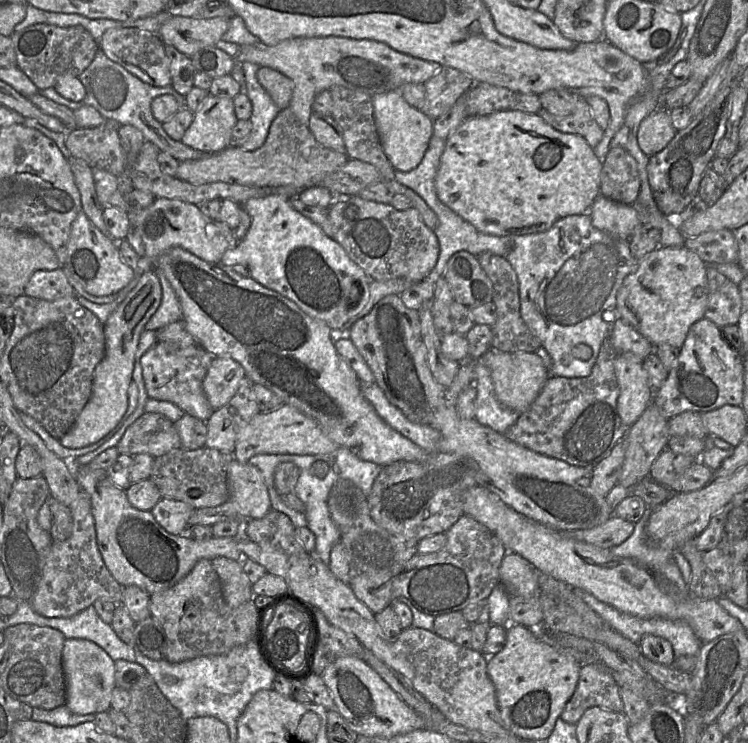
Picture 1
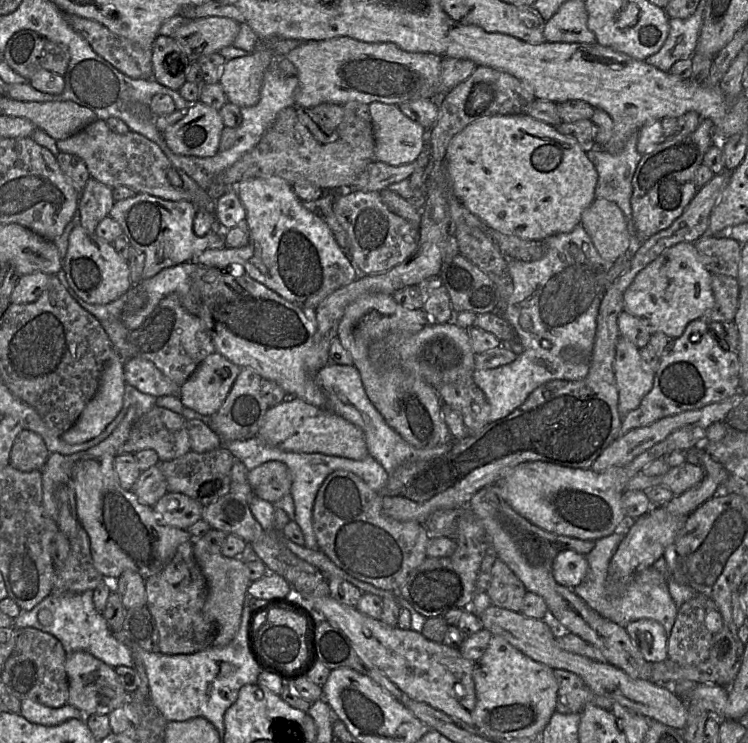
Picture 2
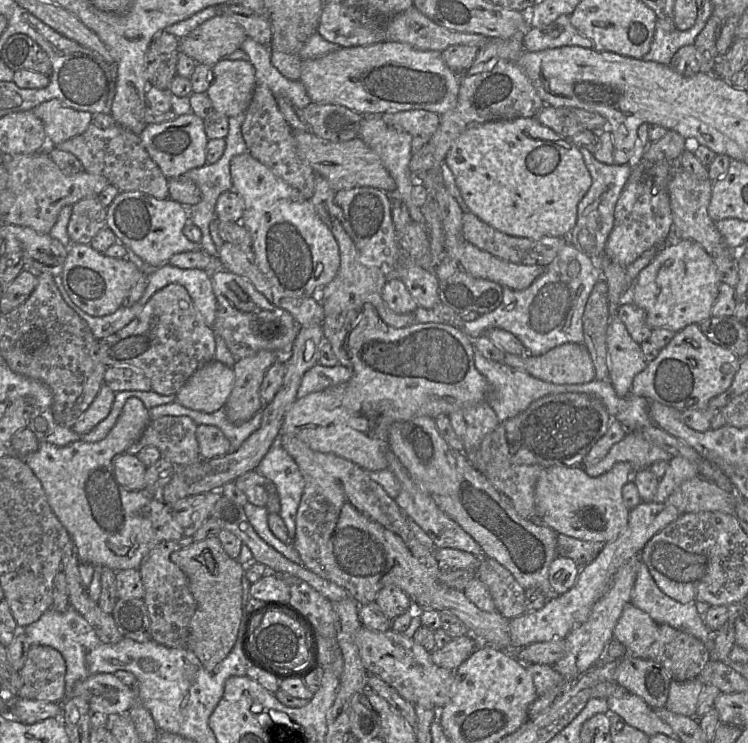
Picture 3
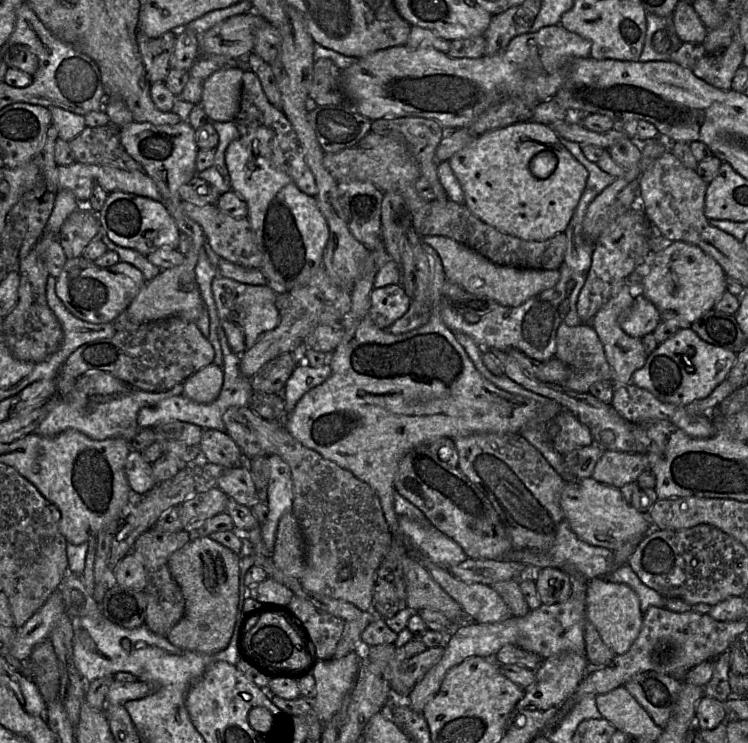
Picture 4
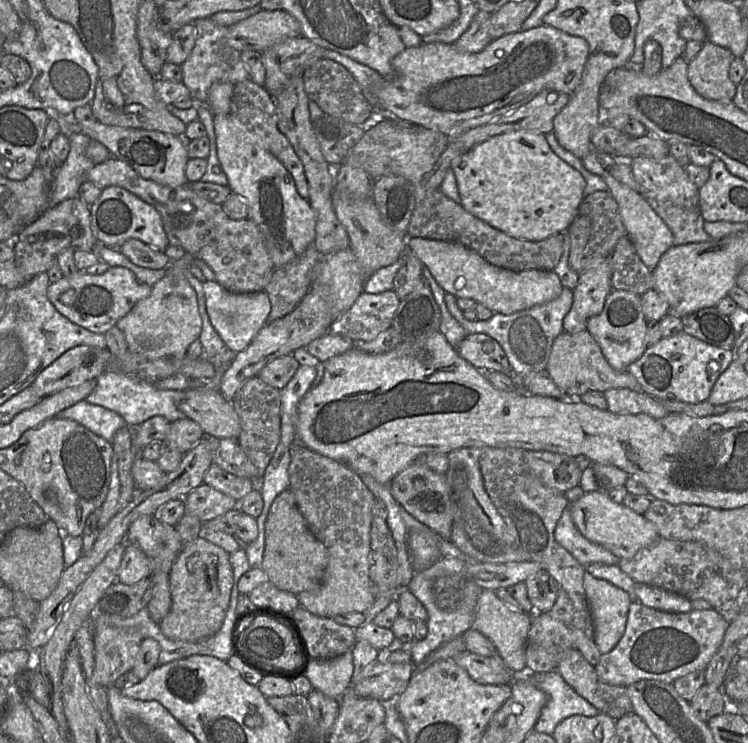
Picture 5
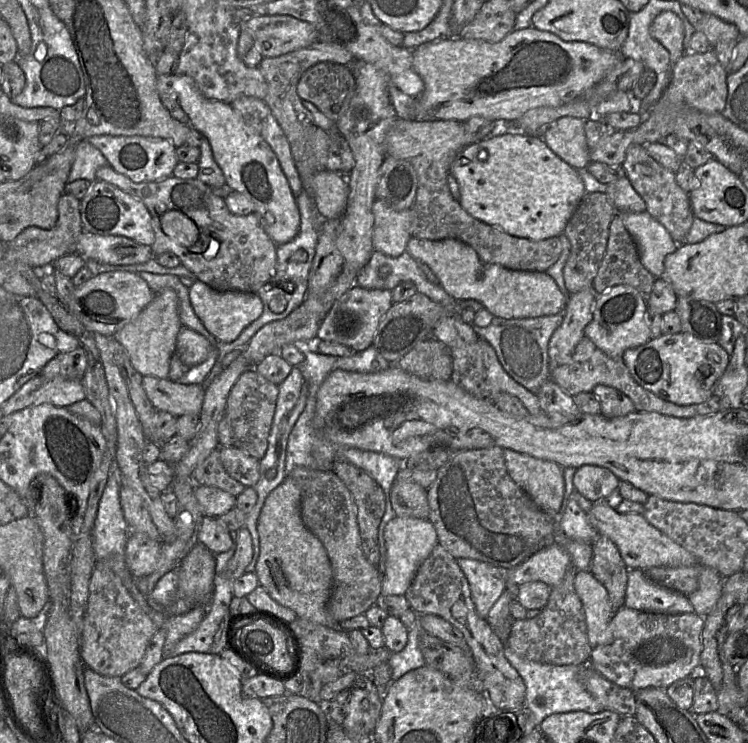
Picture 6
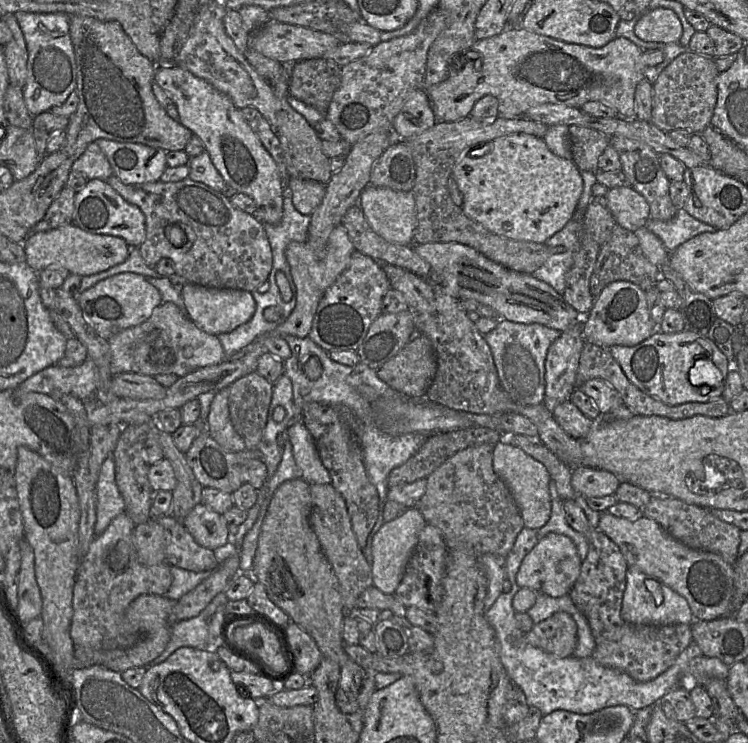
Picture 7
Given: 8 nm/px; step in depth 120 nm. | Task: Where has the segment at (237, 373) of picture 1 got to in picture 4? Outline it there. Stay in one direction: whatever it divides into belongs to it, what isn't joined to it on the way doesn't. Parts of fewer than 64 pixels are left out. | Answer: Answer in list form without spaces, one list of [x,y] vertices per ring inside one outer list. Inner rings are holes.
[[[212,363],[184,381],[182,395],[201,404],[211,403],[220,394],[223,378],[222,369]]]

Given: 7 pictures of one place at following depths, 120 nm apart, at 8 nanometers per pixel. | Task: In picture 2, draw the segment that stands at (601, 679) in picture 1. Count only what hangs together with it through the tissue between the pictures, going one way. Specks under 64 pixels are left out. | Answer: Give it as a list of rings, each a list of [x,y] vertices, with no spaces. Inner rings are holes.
[[[563,669],[553,670],[558,682],[557,712],[562,714],[581,713],[590,704],[611,710],[614,701],[593,693],[579,675]]]

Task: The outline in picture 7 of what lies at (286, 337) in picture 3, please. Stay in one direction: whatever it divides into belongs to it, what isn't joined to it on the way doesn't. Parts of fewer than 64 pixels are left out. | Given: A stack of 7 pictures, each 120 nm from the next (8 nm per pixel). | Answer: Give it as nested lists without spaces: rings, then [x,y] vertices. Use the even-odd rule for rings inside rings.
[[[187,282],[181,293],[186,315],[203,331],[218,336],[229,333],[248,322],[255,313],[256,302],[251,292],[236,289],[215,289]]]

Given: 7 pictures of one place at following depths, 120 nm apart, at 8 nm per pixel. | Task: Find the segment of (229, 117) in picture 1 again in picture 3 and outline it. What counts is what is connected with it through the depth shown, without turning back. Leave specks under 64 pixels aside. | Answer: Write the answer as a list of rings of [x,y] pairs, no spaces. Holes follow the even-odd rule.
[[[192,112],[177,116],[169,122],[147,124],[139,136],[150,157],[168,180],[206,164],[206,147],[209,139],[205,133],[204,120]]]

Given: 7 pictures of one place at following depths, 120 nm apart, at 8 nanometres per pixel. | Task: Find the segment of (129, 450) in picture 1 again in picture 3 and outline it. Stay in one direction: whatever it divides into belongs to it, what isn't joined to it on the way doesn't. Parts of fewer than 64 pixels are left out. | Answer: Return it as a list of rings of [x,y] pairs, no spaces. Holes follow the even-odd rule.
[[[162,416],[149,421],[138,442],[157,448],[176,467],[185,466],[200,459],[196,428],[187,416]]]

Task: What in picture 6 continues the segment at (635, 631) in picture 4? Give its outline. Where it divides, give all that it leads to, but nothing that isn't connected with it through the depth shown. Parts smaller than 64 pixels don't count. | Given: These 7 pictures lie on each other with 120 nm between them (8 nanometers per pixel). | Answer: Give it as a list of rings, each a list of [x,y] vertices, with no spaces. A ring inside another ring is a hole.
[[[577,570],[574,588],[581,599],[590,645],[593,647],[611,643],[613,635],[610,622],[615,615],[605,586],[588,570]]]

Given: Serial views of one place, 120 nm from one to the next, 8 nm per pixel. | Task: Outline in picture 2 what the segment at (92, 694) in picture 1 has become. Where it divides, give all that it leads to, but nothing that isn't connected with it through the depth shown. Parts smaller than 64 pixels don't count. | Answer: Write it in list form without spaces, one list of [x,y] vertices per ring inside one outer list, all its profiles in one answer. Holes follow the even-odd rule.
[[[85,651],[68,653],[65,661],[69,697],[67,704],[84,715],[109,715],[129,700],[129,694],[118,680],[115,669]]]

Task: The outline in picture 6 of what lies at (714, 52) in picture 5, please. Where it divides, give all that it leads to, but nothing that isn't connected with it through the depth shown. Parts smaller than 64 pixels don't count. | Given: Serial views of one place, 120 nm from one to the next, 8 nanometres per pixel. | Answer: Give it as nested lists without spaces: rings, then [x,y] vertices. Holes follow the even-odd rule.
[[[712,49],[705,53],[685,52],[672,65],[671,79],[668,85],[671,84],[677,87],[683,101],[688,106],[705,114],[720,114],[726,105],[728,74]]]

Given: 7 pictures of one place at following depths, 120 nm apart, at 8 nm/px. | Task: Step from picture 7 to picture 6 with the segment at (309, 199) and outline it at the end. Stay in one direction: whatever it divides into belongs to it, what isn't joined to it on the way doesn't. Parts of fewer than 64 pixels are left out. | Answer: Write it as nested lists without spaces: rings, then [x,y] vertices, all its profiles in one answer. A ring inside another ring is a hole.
[[[320,171],[313,177],[312,195],[318,211],[326,219],[341,218],[348,203],[347,178],[340,172]]]

